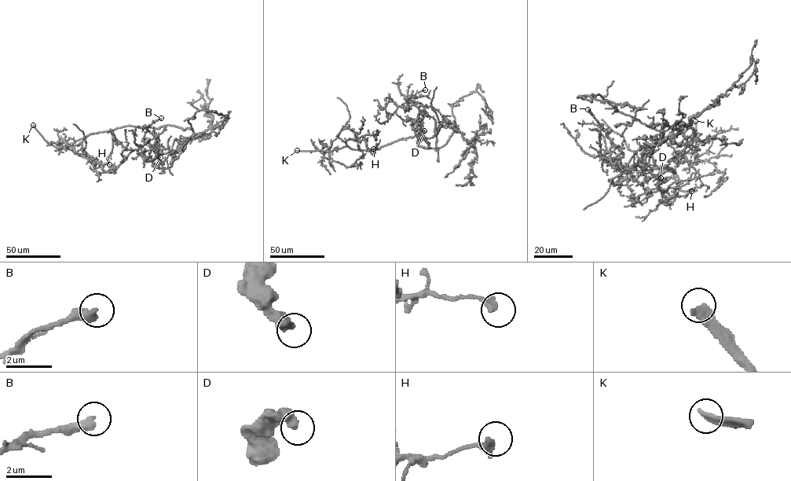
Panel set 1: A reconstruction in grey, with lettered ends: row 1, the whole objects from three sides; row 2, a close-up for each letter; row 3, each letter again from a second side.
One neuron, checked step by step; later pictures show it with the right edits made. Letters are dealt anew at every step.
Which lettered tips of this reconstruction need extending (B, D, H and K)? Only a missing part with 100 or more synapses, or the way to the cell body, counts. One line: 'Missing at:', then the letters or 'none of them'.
Missing at: K

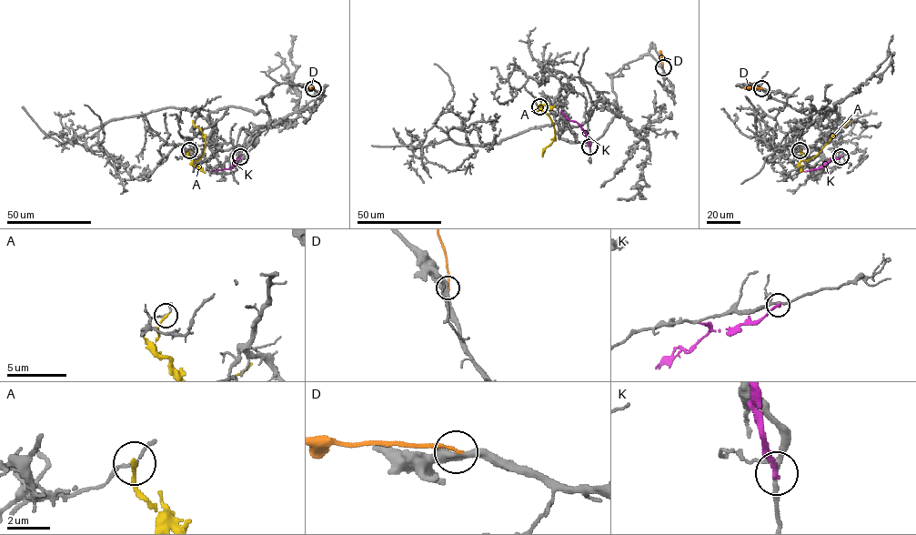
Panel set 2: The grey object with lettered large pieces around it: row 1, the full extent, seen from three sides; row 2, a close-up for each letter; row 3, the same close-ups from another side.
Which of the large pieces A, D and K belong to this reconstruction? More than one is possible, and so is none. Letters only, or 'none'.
none

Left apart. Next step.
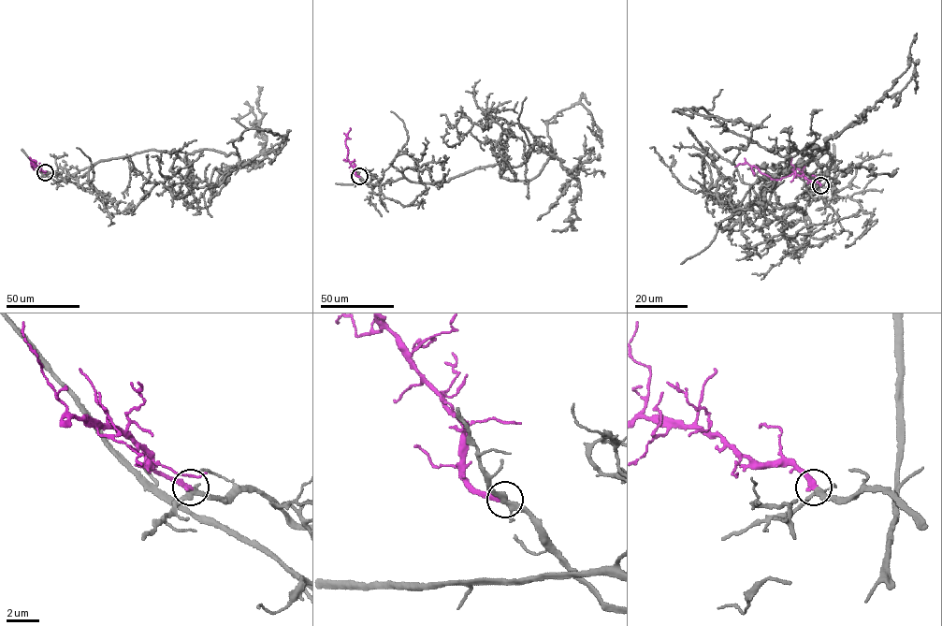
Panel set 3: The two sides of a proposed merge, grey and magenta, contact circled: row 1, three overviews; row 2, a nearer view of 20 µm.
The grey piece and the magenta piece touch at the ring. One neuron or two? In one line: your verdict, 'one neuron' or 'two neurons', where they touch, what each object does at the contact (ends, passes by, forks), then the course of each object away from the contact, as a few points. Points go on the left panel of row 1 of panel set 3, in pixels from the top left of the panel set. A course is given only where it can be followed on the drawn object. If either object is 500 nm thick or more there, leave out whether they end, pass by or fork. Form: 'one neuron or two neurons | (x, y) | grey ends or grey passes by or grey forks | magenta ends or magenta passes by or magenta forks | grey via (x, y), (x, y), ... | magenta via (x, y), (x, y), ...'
one neuron | (45, 172) | grey forks | magenta ends | grey via (45, 172), (150, 150), (239, 156), (248, 129), (287, 135), (273, 161) | magenta via (45, 172), (34, 166), (34, 169), (31, 163), (36, 162)

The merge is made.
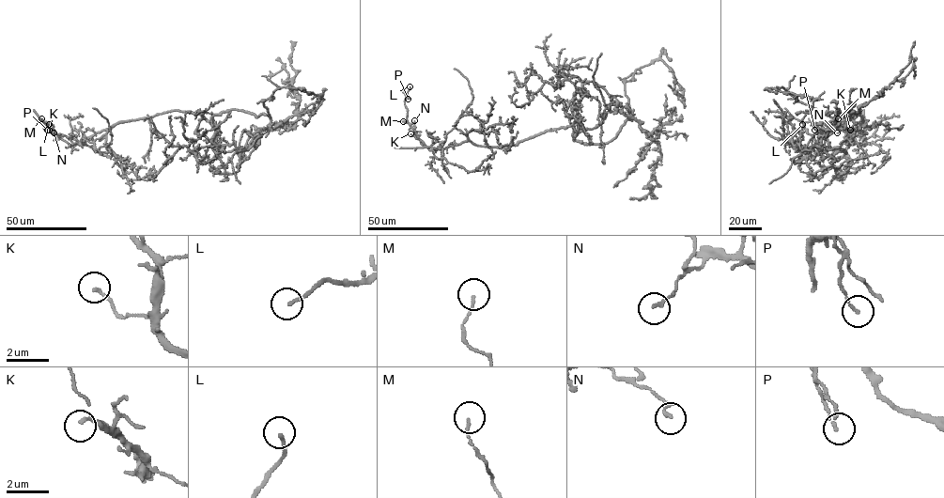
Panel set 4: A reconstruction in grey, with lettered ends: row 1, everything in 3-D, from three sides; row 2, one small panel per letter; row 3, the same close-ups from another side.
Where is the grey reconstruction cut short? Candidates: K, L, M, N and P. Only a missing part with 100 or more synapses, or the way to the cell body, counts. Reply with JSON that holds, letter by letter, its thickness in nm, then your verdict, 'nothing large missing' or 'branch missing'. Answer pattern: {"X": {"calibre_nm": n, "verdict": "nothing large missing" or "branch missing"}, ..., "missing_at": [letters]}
{"K": {"calibre_nm": 140, "verdict": "nothing large missing"}, "L": {"calibre_nm": 150, "verdict": "nothing large missing"}, "M": {"calibre_nm": 110, "verdict": "nothing large missing"}, "N": {"calibre_nm": 140, "verdict": "nothing large missing"}, "P": {"calibre_nm": 120, "verdict": "nothing large missing"}, "missing_at": []}

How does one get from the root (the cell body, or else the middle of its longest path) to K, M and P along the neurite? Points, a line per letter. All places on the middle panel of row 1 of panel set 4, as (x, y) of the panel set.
K: (573, 132), (570, 125), (545, 130), (502, 147), (477, 146), (469, 141), (432, 150), (410, 133)
M: (573, 132), (570, 125), (502, 147), (477, 146), (469, 141), (430, 150), (403, 121)
P: (573, 132), (570, 125), (502, 147), (469, 141), (430, 150), (407, 119), (408, 99)

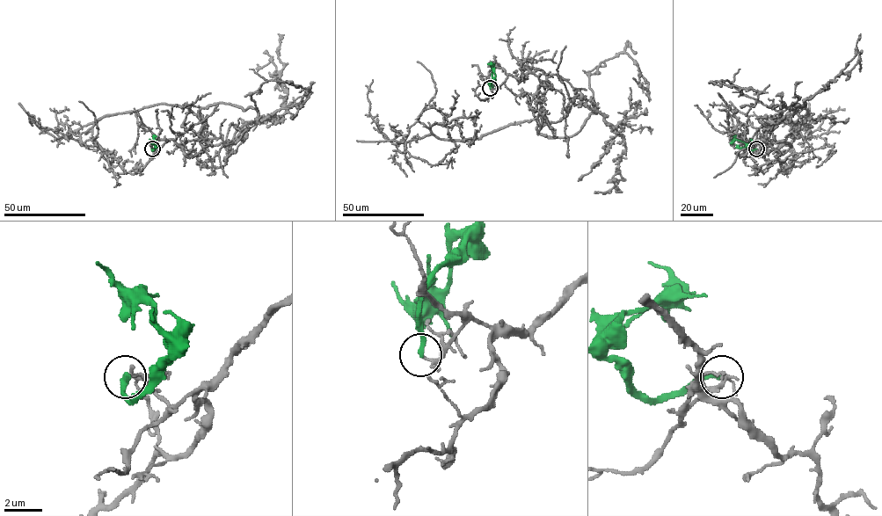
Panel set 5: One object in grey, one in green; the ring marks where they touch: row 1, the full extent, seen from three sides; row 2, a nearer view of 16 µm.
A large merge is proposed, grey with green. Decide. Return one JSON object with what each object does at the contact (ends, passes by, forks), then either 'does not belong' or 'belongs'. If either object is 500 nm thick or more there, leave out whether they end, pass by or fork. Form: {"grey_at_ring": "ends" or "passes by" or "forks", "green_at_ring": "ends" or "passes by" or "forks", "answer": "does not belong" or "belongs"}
{"grey_at_ring": "forks", "green_at_ring": "ends", "answer": "does not belong"}

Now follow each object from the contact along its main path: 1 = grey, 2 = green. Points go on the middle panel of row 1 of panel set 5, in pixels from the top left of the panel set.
1: (490, 89), (534, 73), (537, 133), (568, 137), (595, 110), (600, 64), (627, 54), (647, 90), (633, 77)
2: (490, 89), (493, 79), (492, 66), (488, 63)

